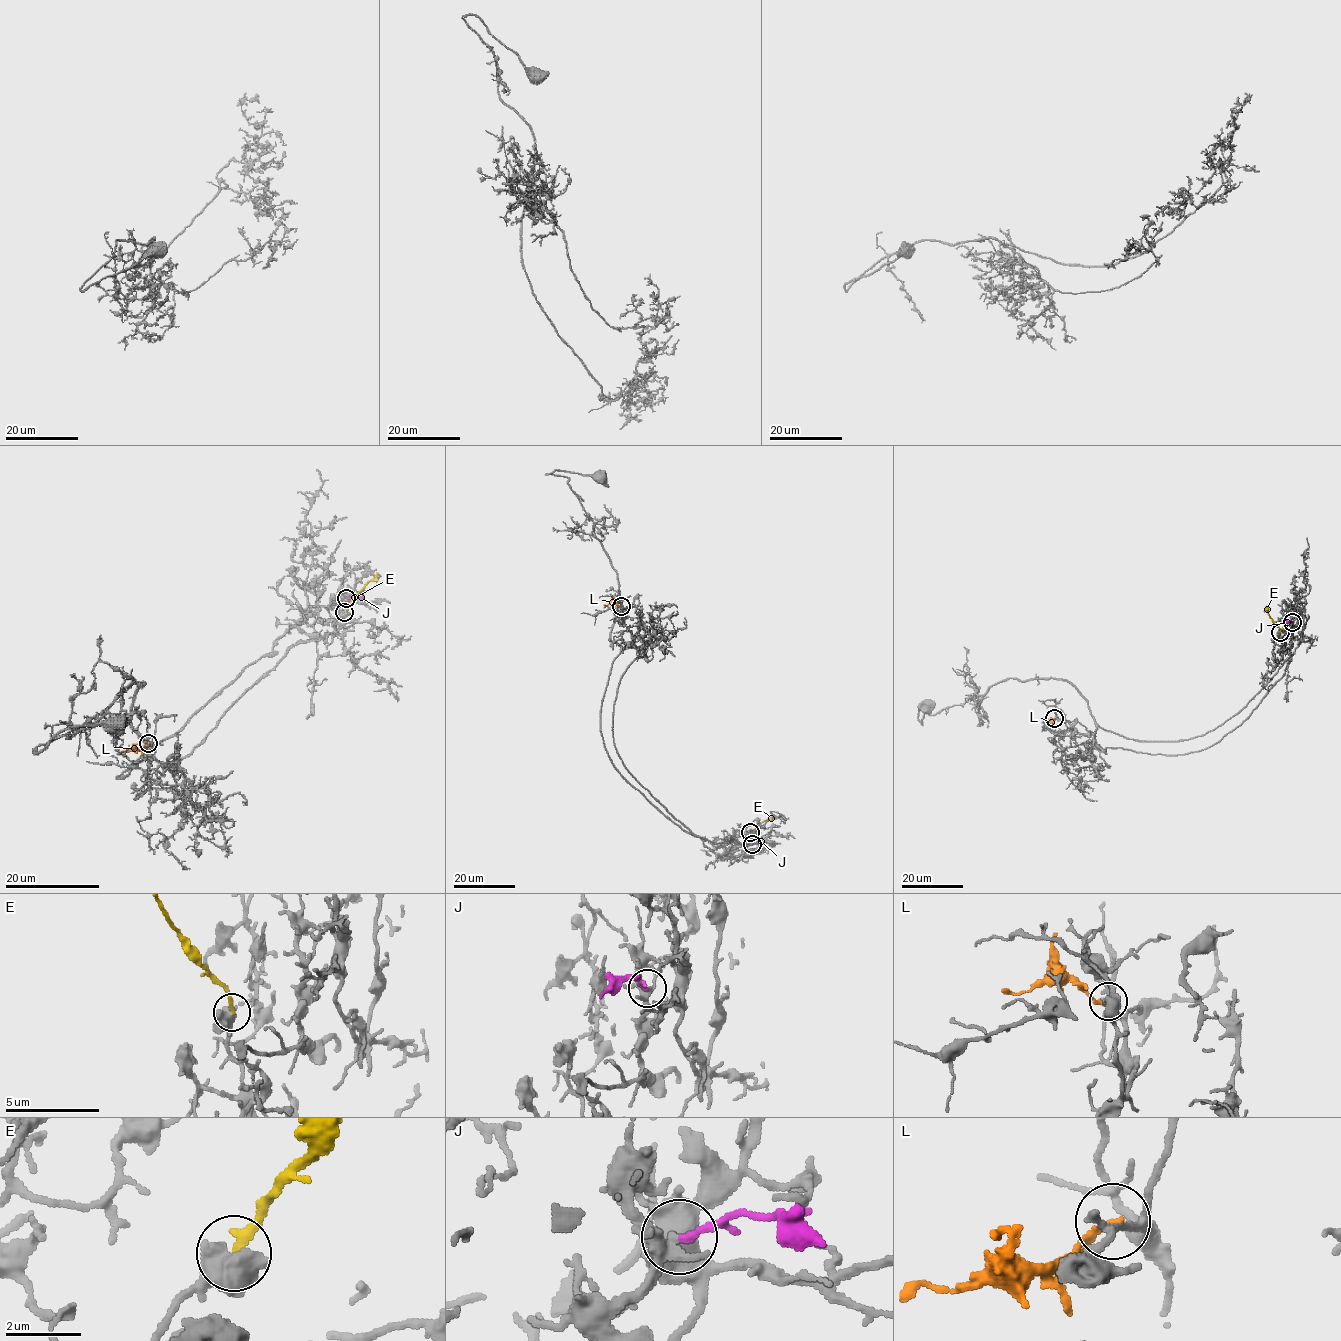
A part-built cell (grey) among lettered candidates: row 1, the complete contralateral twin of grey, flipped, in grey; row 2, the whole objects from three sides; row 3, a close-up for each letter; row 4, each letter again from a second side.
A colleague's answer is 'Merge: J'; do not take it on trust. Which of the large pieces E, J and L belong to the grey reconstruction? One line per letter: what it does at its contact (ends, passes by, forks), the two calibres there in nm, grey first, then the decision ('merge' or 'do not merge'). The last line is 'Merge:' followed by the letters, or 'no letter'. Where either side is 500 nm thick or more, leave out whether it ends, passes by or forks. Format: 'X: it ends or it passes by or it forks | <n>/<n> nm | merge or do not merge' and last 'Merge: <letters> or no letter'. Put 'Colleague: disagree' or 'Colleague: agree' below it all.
E: it ends | 480/240 nm | do not merge
J: it ends | 220/180 nm | merge
L: it ends | 150/180 nm | do not merge
Merge: J
Colleague: agree

